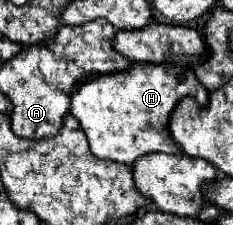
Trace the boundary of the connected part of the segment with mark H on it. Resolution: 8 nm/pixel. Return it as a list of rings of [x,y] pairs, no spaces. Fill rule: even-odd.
[[[131,63],[125,73],[95,75],[79,83],[71,93],[69,113],[81,123],[95,157],[131,165],[147,153],[181,153],[179,145],[169,137],[167,121],[175,103],[185,95],[195,97],[201,105],[207,105],[209,99],[207,89],[199,85],[191,67]]]

